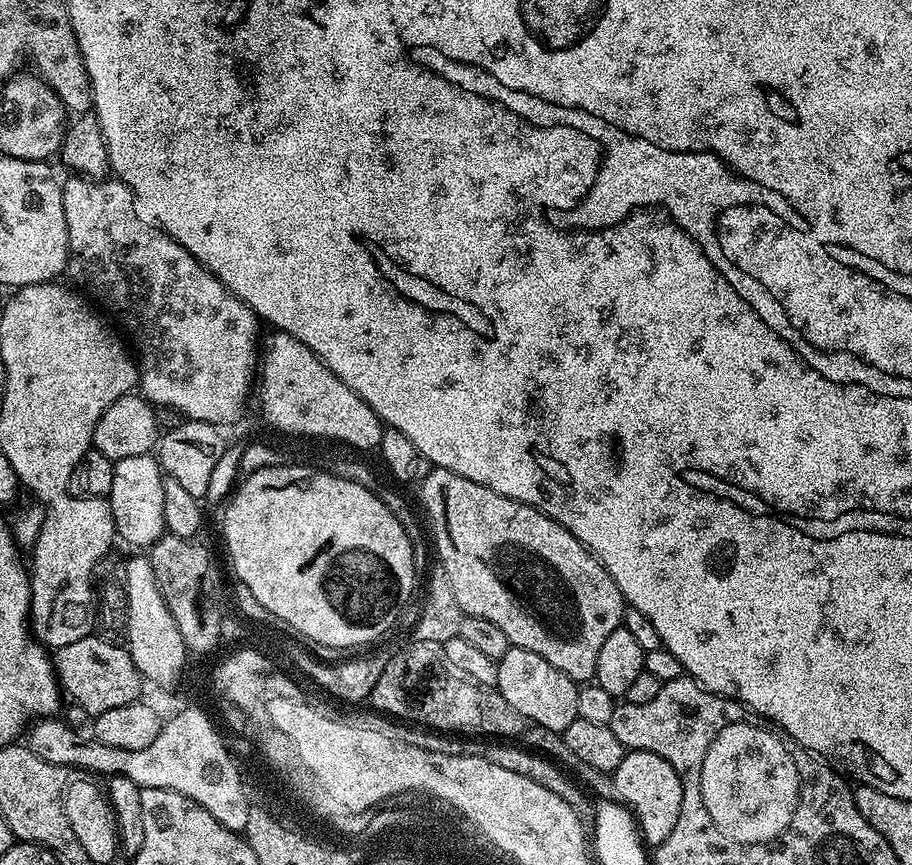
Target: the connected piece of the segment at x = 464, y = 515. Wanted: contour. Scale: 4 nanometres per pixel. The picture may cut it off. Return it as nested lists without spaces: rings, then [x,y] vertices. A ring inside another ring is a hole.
[[[433,467],[423,480],[419,481],[420,500],[424,503],[424,508],[428,511],[428,520],[432,523],[430,536],[436,539],[434,552],[440,555],[439,567],[450,578],[450,586],[454,590],[454,598],[458,598],[458,606],[464,611],[465,616],[477,616],[486,618],[486,622],[494,622],[494,626],[499,626],[506,633],[509,645],[514,648],[525,648],[550,662],[562,674],[566,674],[571,680],[577,682],[588,682],[596,675],[598,666],[598,654],[602,651],[602,645],[606,643],[606,638],[614,634],[614,630],[624,623],[624,609],[626,601],[624,595],[618,590],[614,578],[602,566],[602,562],[591,550],[570,530],[566,530],[558,521],[551,518],[544,512],[539,512],[537,508],[531,508],[529,504],[518,502],[514,498],[506,498],[486,486],[478,486],[478,482],[470,482],[470,478],[454,474],[445,468]]]

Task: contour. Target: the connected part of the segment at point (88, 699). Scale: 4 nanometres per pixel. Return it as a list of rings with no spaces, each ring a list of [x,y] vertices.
[[[93,634],[86,638],[78,638],[78,642],[70,642],[70,646],[55,649],[54,667],[61,689],[67,695],[69,692],[73,702],[82,711],[89,712],[89,717],[101,716],[106,714],[106,710],[135,704],[141,699],[142,677],[134,666],[127,647],[105,640],[103,635]]]

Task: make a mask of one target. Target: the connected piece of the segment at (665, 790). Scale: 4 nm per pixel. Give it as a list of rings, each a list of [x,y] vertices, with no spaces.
[[[628,750],[625,751],[622,762],[618,762],[616,769],[610,773],[610,780],[612,780],[613,790],[616,791],[615,799],[635,816],[645,845],[655,846],[666,842],[666,838],[670,838],[670,830],[674,830],[675,824],[678,823],[678,814],[682,810],[682,798],[684,797],[684,781],[674,770],[674,766],[670,766],[670,762],[666,762],[666,758],[653,752]]]

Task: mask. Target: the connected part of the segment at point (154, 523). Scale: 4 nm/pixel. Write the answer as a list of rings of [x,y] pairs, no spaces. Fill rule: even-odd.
[[[149,454],[138,458],[122,458],[114,463],[114,486],[106,499],[112,504],[116,523],[116,535],[122,541],[133,544],[133,549],[144,550],[165,535],[164,515],[162,514],[162,494],[164,476],[160,461]]]

